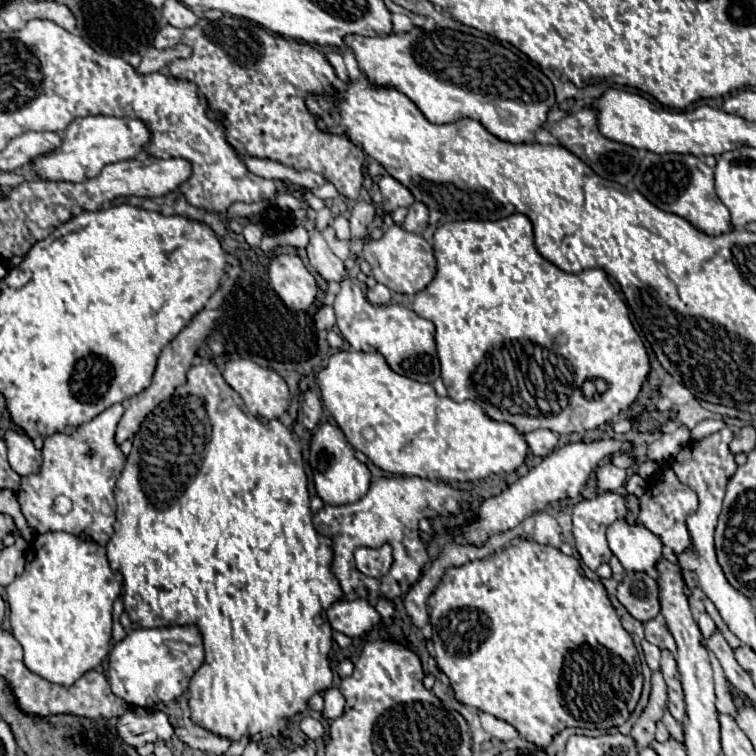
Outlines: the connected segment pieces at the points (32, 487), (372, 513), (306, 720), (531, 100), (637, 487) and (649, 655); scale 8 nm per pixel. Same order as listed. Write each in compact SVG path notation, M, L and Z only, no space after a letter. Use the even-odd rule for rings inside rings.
M114 404L90 422L82 424L80 432L58 432L44 440L40 470L36 474L24 476L16 494L22 514L30 528L34 528L40 534L50 530L64 530L74 534L86 532L100 546L108 544L108 540L114 534L112 524L116 518L114 486L126 466L126 456L122 454L114 438L122 412L122 404ZM60 494L72 500L72 510L66 516L60 516L52 510L54 498Z
M394 476L394 478L380 478L370 484L368 494L344 506L324 504L322 510L314 514L314 526L320 534L328 536L334 544L334 562L332 572L338 578L344 598L346 600L368 600L372 606L380 598L396 598L408 592L408 588L420 578L422 566L428 560L426 548L418 536L418 522L422 518L434 518L438 514L448 516L460 512L466 498L464 492L458 488L450 488L446 482L432 482L424 478L408 478L408 476ZM382 544L390 544L396 550L396 568L398 574L406 570L406 582L384 582L364 576L354 564L354 550L358 546L380 548Z
M308 714L300 720L300 730L302 730L306 736L314 738L314 740L320 740L320 738L324 736L324 726L322 726L318 720L314 720L312 716L308 716Z
M436 26L430 32L422 28L412 28L406 34L390 34L390 36L376 36L376 38L354 34L354 36L346 36L344 42L354 52L360 64L360 70L366 72L372 84L392 86L404 92L432 124L448 124L460 118L474 118L490 134L494 134L504 142L528 144L528 142L536 142L536 132L544 128L546 116L552 108L552 100L556 100L550 80L540 72L540 66L536 62L532 62L528 56L520 52L504 48L498 40L492 40L492 38L480 38L480 36L470 36L462 32L450 32L450 30L444 32L440 26ZM492 98L496 98L500 106L524 106L524 108L512 114L510 124L500 124Z
M634 474L634 476L630 476L630 478L628 478L628 482L626 482L626 490L628 490L628 494L630 494L630 496L642 498L642 496L644 496L644 492L646 492L646 482L644 482L638 474Z
M642 640L642 650L644 650L644 656L646 656L646 662L650 666L650 670L658 670L660 668L660 648L650 644L648 640Z

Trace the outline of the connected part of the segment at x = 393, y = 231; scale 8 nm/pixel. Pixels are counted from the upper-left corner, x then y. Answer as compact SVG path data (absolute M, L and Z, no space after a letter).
M396 224L390 226L380 240L370 240L364 246L362 256L364 256L364 260L370 262L372 276L380 284L388 286L392 292L398 292L398 294L408 294L408 296L418 294L422 288L426 288L430 284L430 280L434 278L434 272L436 272L432 246L420 234L410 234Z

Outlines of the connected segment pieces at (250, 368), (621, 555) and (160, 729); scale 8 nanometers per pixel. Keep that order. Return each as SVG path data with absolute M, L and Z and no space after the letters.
M240 358L240 360L226 362L226 366L222 370L222 376L228 382L228 386L234 388L242 396L244 404L248 406L248 410L254 416L258 416L262 422L268 422L272 418L280 418L290 406L290 392L288 392L288 386L286 386L284 378L280 374L276 374L274 370L270 370L270 368L258 366L252 360Z
M612 524L608 542L610 550L628 572L652 572L662 560L662 542L642 524Z
M130 708L120 718L118 732L126 740L126 744L138 748L150 738L158 738L166 742L174 734L174 728L176 728L176 720L172 720L168 714L160 710Z

